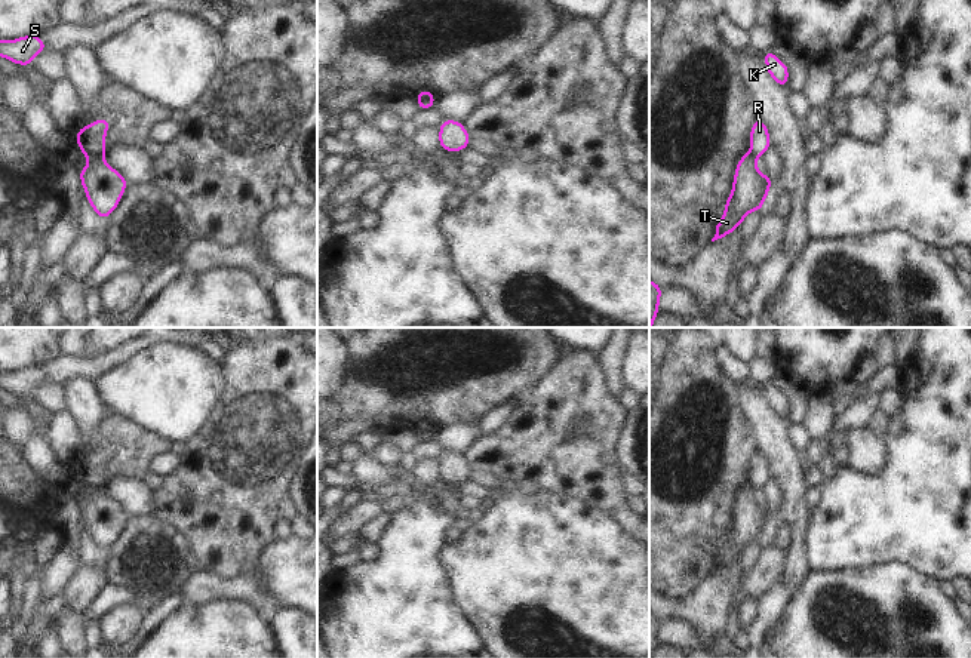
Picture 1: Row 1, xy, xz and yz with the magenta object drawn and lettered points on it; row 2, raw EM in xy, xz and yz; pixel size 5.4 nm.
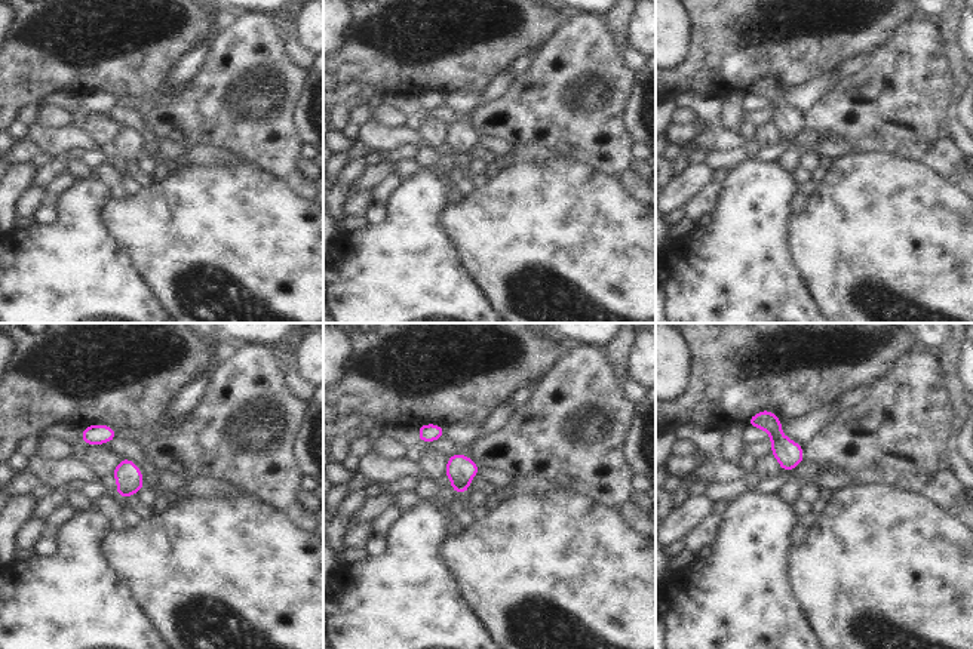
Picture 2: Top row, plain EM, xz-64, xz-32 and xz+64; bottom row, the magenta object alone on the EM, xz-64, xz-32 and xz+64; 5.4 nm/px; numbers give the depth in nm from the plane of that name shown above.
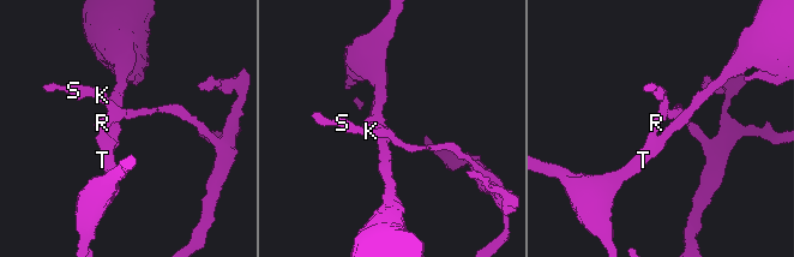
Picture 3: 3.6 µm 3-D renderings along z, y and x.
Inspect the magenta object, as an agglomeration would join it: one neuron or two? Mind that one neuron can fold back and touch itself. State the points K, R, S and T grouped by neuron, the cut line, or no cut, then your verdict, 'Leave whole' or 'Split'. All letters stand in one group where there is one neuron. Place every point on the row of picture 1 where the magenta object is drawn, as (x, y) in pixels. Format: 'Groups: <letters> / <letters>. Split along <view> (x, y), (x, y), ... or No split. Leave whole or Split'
Groups: K R S / T. Split along xz (417, 98), (435, 101). Split.

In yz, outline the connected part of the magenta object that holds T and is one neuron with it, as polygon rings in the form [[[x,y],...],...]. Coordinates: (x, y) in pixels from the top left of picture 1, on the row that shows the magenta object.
[[[743,154],[735,167],[732,193],[725,200],[725,213],[712,242],[734,233],[750,212],[762,210],[772,182],[769,175],[758,170],[756,156]]]

